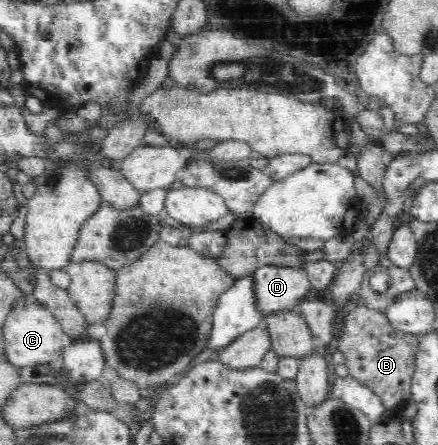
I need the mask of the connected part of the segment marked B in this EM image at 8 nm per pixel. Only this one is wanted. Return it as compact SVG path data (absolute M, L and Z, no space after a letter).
M356 306L346 314L344 325L336 336L337 350L345 356L348 373L359 383L372 389L382 400L386 415L391 410L403 410L411 399L411 384L417 358L419 336L393 327L385 312Z

